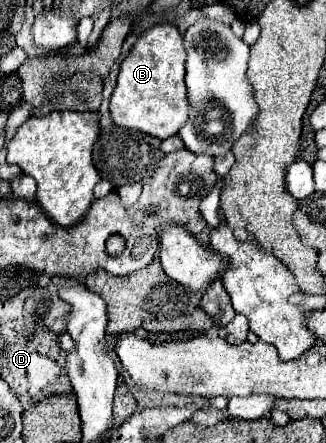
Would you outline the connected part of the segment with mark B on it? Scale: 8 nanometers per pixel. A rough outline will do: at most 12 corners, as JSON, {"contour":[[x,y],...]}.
{"contour":[[146,29],[120,65],[110,115],[168,139],[190,117],[184,37]]}

